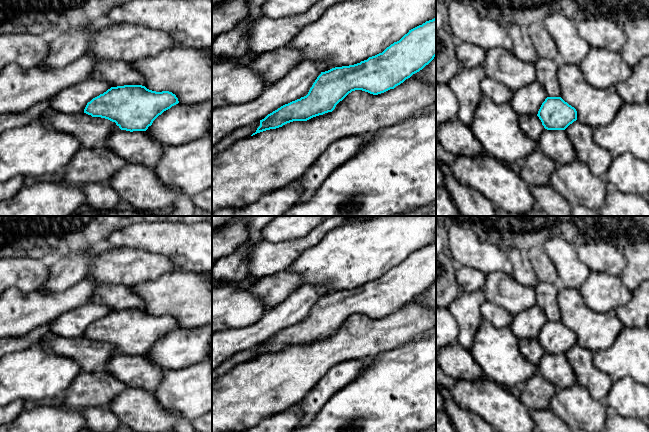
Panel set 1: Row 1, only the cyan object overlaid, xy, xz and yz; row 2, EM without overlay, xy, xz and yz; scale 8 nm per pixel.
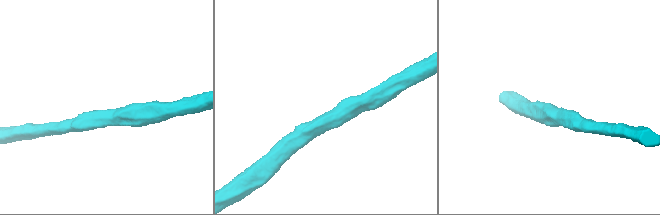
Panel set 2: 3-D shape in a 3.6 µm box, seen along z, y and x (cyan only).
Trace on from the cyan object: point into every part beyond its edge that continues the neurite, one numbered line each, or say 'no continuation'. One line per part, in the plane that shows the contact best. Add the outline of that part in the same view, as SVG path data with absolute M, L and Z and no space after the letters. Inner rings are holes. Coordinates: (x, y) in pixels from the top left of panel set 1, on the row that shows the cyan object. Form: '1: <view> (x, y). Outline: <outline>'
no continuation

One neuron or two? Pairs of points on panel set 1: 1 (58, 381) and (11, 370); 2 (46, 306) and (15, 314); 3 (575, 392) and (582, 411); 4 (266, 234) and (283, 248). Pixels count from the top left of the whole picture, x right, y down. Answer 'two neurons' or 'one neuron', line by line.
1: one neuron
2: one neuron
3: one neuron
4: two neurons

